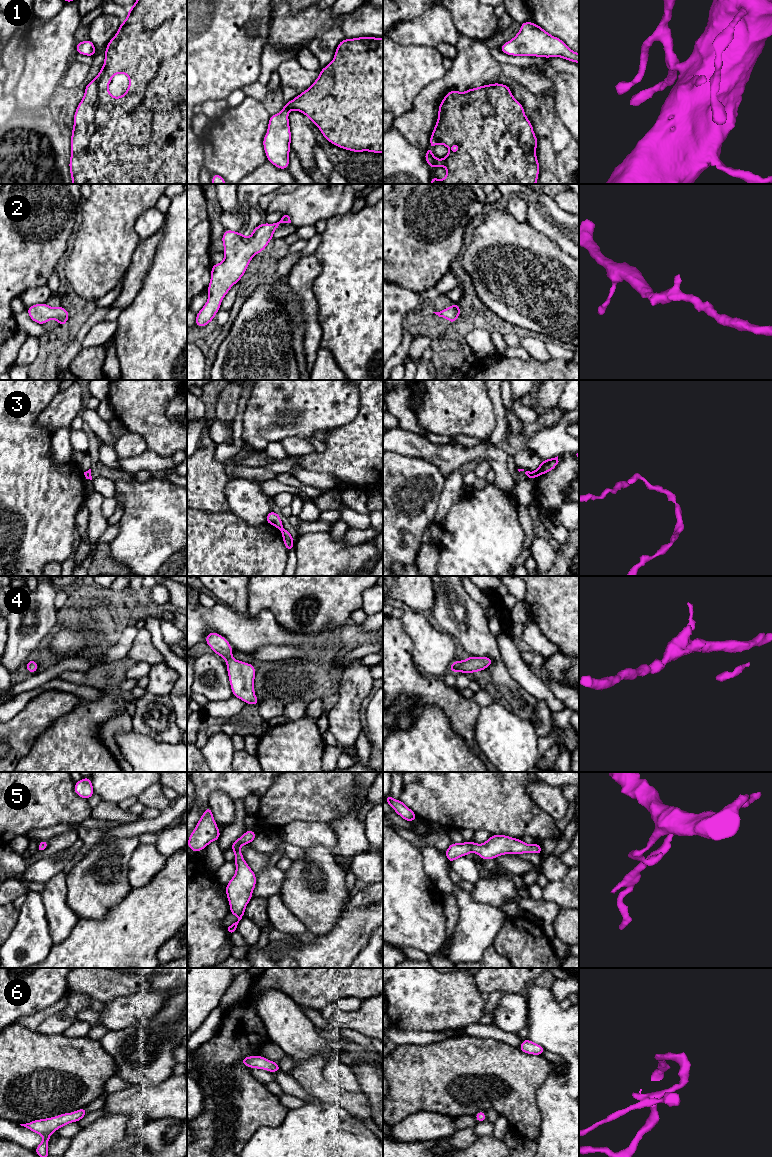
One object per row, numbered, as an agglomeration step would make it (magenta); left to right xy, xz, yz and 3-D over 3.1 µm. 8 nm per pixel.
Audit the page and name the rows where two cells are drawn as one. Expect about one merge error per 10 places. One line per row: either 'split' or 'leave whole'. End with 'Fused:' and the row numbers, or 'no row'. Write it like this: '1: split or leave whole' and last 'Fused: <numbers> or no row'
1: leave whole
2: leave whole
3: split
4: leave whole
5: leave whole
6: leave whole
Fused: 3

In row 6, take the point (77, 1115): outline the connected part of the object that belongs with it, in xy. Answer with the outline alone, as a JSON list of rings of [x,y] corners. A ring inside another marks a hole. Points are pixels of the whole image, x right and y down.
[[[87,1108],[76,1110],[72,1113],[64,1113],[56,1117],[47,1119],[39,1119],[26,1124],[20,1124],[27,1129],[43,1136],[43,1141],[34,1150],[39,1157],[48,1157],[47,1144],[50,1140],[50,1135],[59,1130],[62,1126],[71,1122],[78,1122],[86,1115]]]

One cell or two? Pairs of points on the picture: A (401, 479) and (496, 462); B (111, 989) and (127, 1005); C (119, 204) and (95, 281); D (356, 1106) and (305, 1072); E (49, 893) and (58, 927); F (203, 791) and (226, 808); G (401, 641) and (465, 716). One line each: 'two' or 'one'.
A: two
B: two
C: one
D: one
E: one
F: two
G: one

